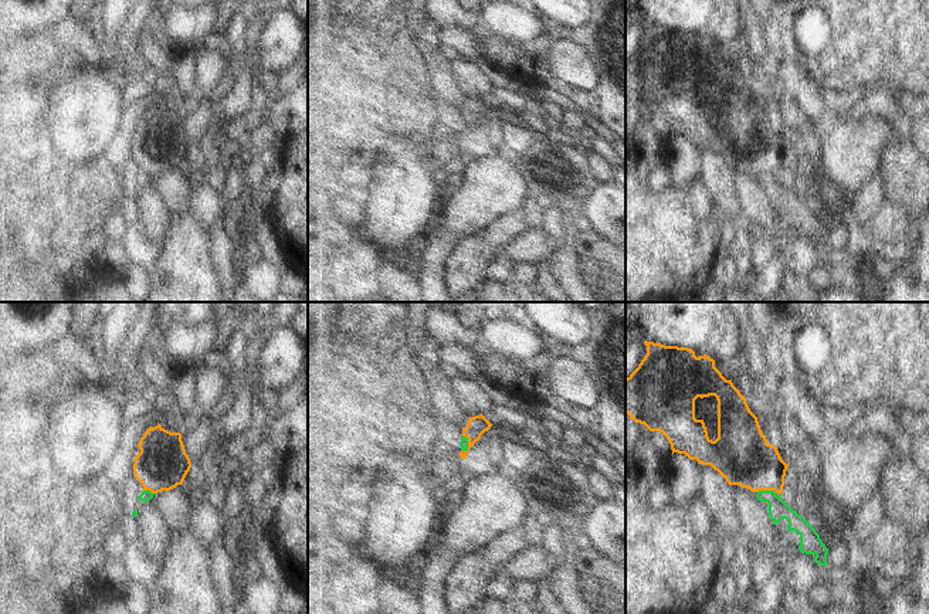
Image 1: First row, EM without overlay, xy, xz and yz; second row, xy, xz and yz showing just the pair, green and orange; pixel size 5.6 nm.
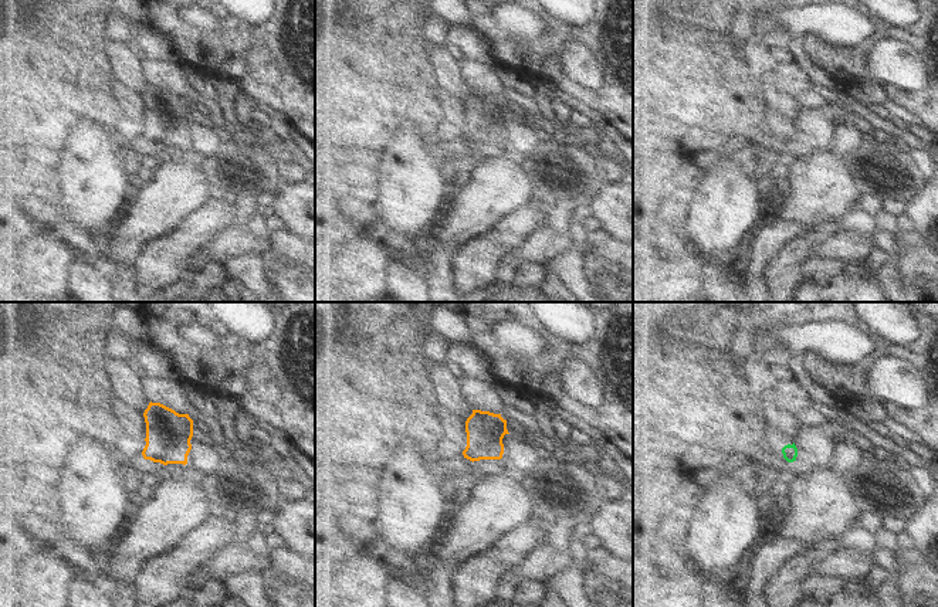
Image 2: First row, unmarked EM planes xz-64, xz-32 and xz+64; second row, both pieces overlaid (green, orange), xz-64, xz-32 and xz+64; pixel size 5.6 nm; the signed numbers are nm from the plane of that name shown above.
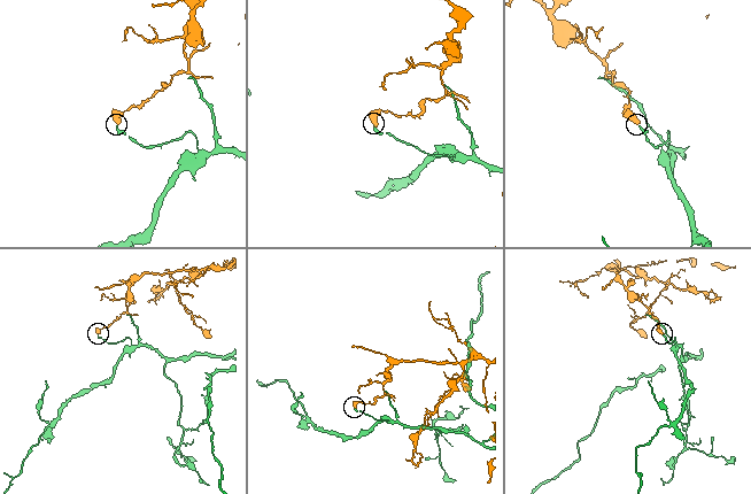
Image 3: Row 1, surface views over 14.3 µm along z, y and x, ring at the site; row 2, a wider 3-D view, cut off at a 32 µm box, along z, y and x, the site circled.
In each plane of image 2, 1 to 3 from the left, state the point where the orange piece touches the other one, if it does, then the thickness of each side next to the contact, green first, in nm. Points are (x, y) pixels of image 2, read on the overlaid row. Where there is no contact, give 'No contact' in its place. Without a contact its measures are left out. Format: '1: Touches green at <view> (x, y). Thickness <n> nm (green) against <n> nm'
1: No contact
2: No contact
3: No contact

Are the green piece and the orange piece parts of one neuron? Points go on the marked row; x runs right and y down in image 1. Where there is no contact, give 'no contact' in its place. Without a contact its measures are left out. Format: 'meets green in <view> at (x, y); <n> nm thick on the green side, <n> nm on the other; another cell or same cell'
meets green in yz at (768, 491); 110 nm thick on the green side, 320 nm on the other; another cell

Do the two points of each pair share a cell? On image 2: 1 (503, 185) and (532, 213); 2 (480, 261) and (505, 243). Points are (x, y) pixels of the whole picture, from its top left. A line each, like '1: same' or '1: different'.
1: different
2: same

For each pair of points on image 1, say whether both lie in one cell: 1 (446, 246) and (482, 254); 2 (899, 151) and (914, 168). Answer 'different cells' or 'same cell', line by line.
1: different cells
2: same cell

